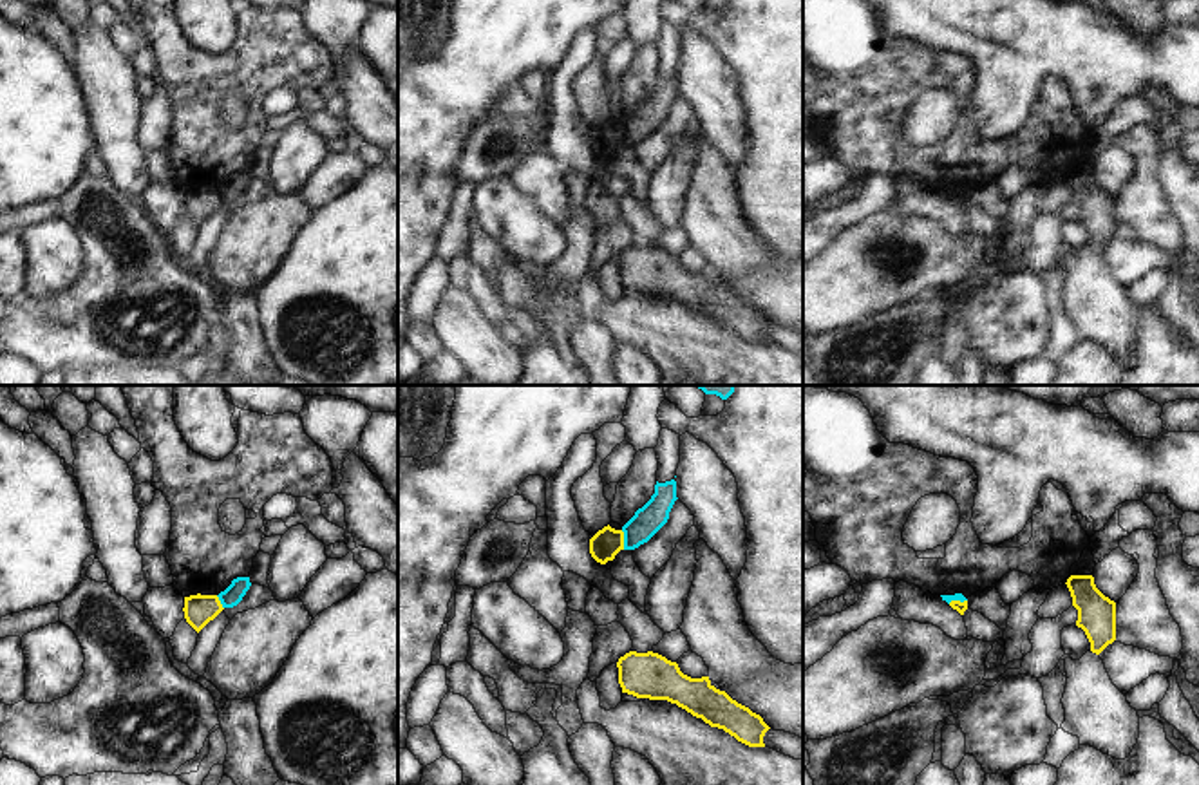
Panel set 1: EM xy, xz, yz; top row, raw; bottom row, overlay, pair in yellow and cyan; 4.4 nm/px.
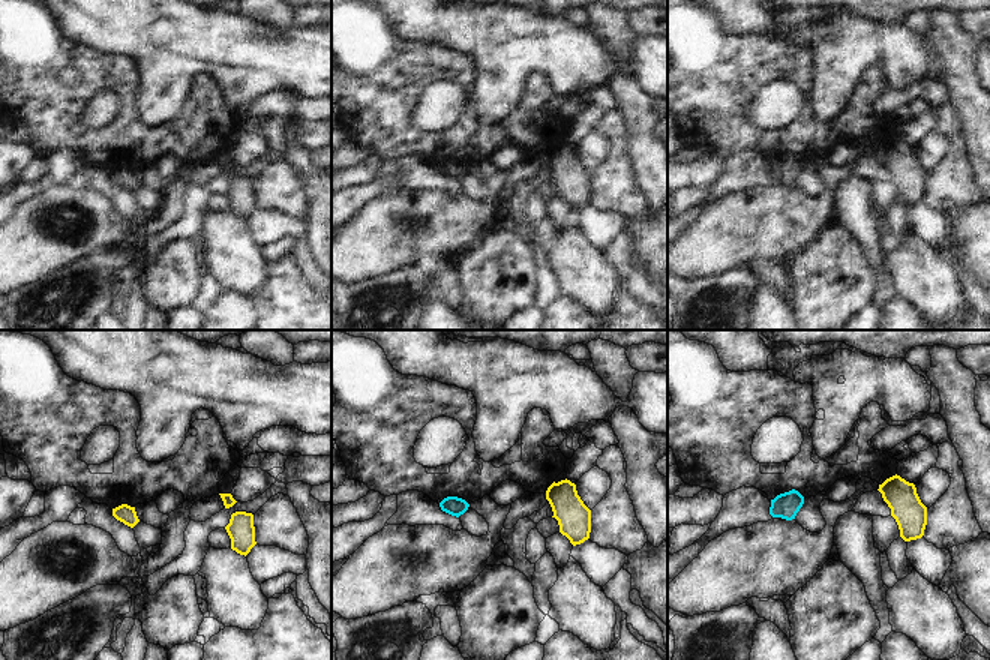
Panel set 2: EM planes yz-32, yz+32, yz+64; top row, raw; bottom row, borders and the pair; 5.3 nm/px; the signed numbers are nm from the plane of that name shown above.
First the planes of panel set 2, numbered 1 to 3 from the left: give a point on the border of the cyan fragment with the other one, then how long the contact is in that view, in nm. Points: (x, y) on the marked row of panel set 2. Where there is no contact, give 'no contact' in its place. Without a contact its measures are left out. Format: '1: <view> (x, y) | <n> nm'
1: no contact
2: no contact
3: no contact

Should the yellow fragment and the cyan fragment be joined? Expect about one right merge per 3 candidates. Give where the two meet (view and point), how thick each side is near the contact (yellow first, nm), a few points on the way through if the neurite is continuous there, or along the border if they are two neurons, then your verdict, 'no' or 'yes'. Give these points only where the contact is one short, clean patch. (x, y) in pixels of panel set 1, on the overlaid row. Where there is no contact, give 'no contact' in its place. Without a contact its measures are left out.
meets yellow in xz at (623, 539); 140 nm thick on the yellow side, 130 nm on the other; border along xz (621, 530), (624, 548); no

